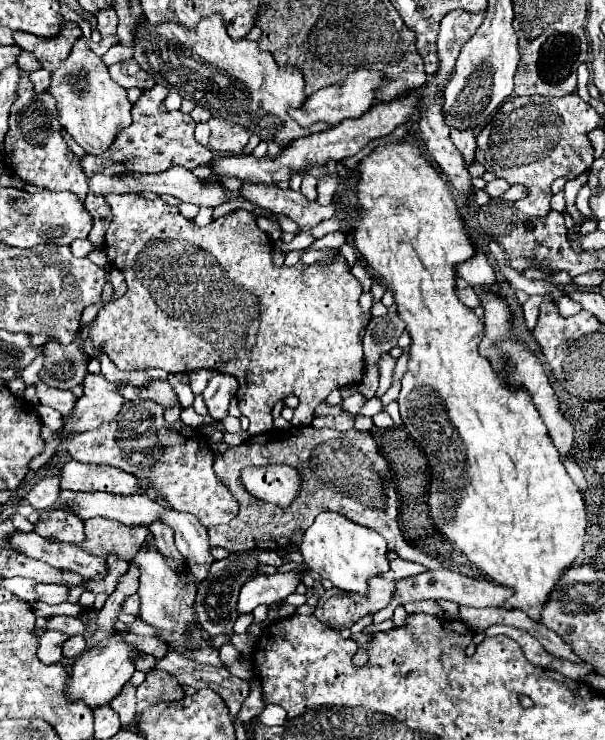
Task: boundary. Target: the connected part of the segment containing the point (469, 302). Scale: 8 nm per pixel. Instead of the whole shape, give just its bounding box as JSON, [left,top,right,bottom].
[457,279,479,307]

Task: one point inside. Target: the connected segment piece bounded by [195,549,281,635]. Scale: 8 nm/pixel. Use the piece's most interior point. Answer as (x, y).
(217, 595)

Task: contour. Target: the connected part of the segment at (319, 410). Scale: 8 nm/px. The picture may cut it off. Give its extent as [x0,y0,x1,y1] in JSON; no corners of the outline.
[314,400,342,416]

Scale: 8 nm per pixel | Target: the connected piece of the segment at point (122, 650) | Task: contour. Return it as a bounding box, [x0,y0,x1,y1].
[67,635,137,709]

